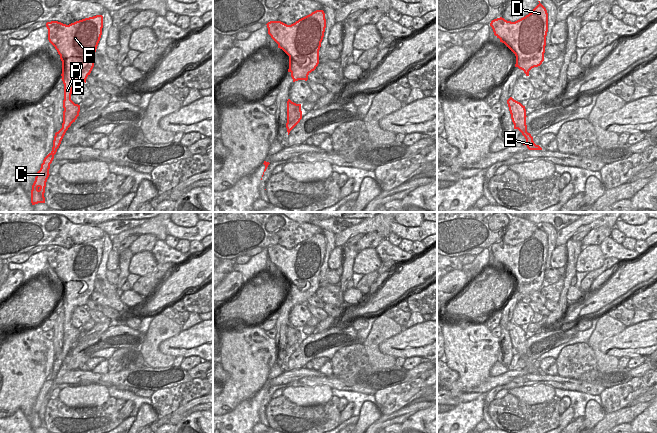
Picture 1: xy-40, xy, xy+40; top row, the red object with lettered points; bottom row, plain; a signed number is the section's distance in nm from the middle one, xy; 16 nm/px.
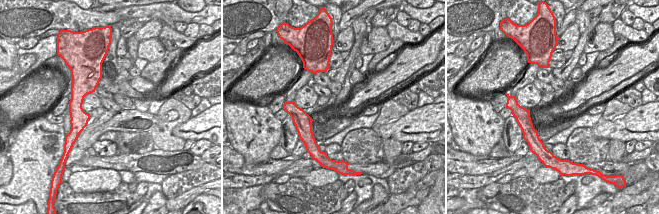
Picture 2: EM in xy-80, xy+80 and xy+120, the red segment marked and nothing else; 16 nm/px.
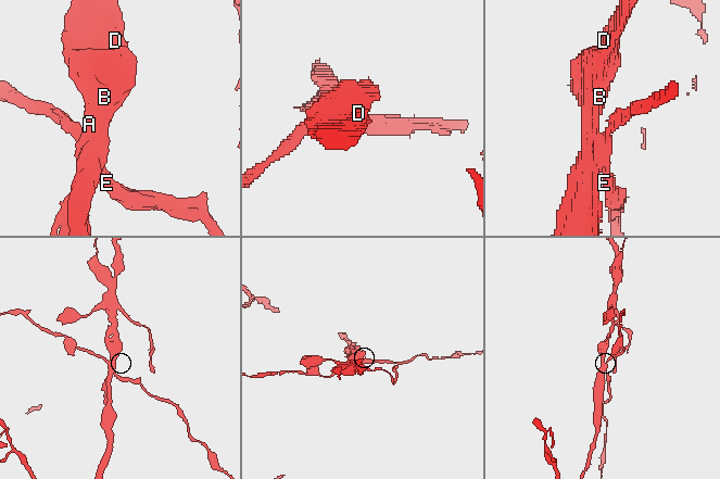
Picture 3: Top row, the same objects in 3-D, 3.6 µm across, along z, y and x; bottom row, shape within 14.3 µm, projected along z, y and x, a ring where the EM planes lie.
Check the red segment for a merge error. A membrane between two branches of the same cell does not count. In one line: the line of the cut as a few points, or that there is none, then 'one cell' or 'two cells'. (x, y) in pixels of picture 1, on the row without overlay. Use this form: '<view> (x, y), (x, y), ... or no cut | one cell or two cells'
xy (287, 344), (293, 351) | two cells

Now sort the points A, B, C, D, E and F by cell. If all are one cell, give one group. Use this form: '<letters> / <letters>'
A B C D F / E

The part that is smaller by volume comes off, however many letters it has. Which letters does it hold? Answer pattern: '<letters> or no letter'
E

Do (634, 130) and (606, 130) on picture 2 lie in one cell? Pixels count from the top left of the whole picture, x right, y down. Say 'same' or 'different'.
same

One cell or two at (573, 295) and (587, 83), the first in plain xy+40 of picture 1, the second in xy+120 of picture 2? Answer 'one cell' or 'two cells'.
two cells

